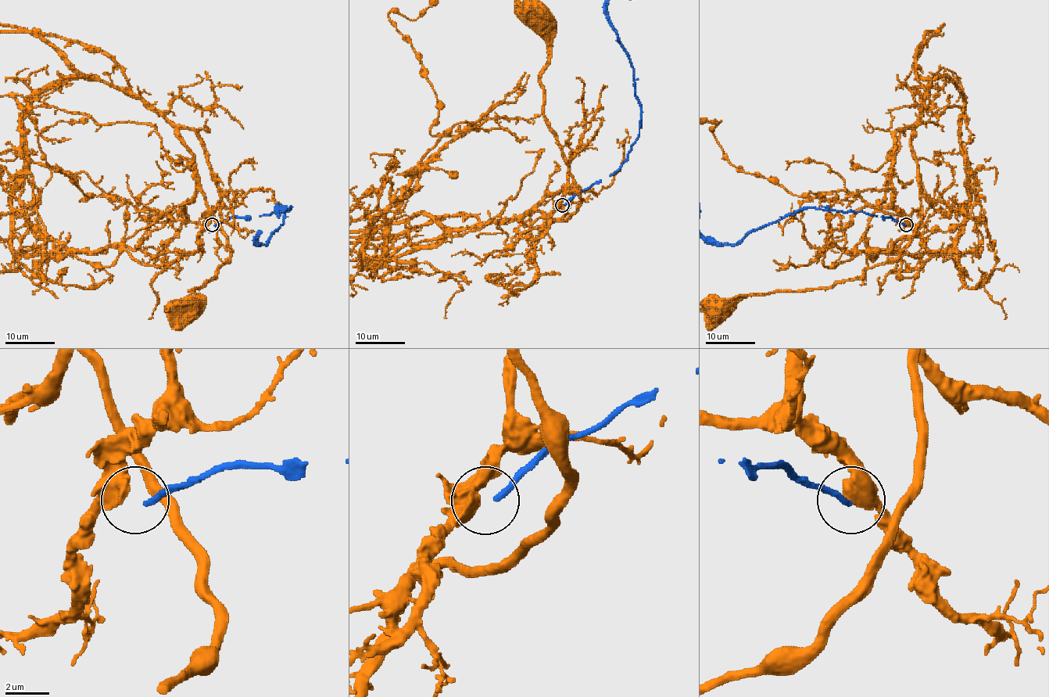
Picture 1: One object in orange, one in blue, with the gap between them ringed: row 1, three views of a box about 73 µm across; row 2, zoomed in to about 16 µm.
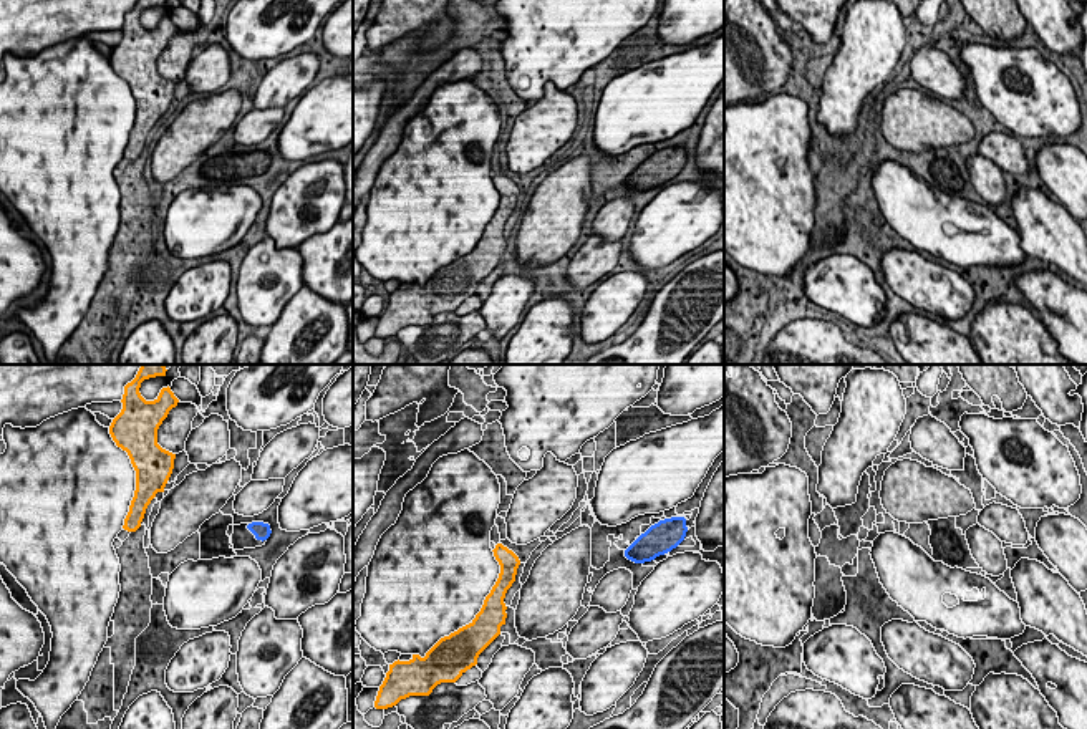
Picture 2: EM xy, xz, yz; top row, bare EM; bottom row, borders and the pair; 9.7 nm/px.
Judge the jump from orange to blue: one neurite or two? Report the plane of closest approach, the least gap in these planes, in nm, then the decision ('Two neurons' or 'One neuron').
Closest in xy. Distance 900 nm. Two neurons

